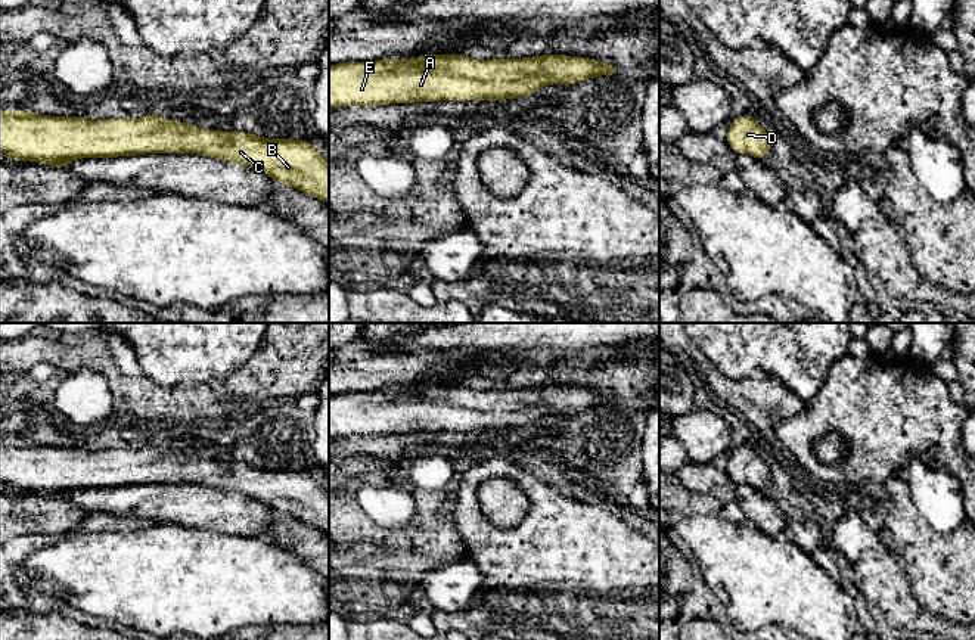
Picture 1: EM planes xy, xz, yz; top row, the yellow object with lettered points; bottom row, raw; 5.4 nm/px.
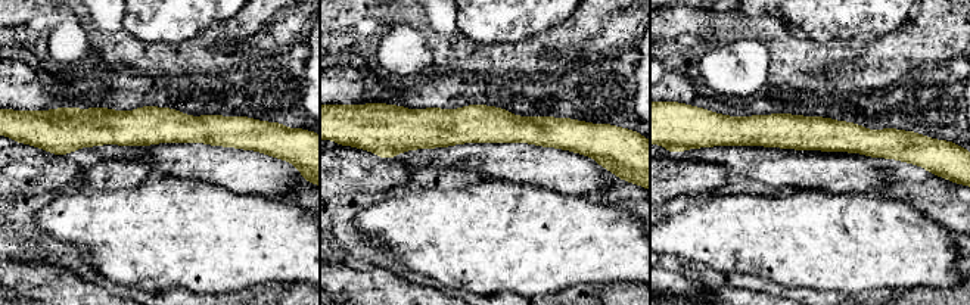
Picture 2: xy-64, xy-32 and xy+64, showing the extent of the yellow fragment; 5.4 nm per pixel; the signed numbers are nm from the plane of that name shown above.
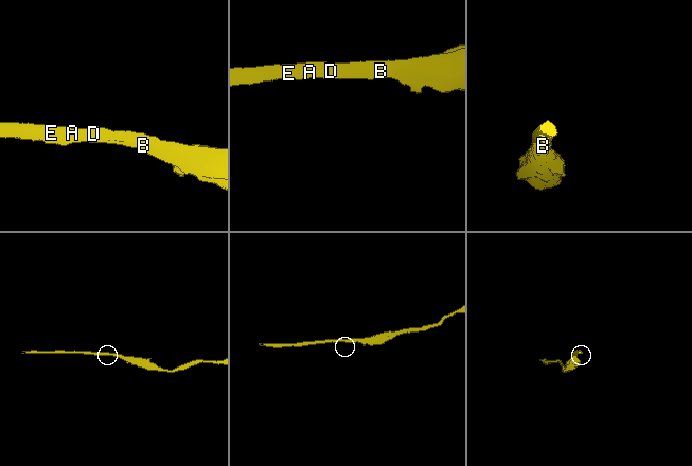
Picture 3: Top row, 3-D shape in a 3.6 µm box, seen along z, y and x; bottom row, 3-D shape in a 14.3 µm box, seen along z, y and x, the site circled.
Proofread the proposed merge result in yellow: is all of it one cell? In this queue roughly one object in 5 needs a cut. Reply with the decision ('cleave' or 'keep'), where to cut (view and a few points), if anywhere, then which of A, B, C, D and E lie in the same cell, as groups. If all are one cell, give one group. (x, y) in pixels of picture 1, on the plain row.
keep | no cut | A B C D E

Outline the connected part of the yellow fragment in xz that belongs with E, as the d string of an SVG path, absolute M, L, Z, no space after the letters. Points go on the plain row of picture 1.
M422 385L404 391L345 392L329 395L329 438L507 431L531 426L544 416L620 404L618 395L565 385L488 391Z

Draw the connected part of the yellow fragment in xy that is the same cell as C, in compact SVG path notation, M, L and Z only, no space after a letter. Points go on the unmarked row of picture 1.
M0 441L0 482L13 491L31 491L68 498L74 490L118 488L146 484L196 484L251 497L329 534L329 491L308 470L264 469L245 462L196 459L181 451L161 448L153 442L142 448L108 448L99 451L77 447L38 445L32 441Z

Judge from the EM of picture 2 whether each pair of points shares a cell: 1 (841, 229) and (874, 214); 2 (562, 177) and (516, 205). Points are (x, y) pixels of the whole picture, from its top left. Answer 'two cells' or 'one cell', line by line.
1: one cell
2: two cells

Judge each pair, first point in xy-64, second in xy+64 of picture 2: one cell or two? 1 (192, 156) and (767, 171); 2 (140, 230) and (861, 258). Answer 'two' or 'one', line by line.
1: one
2: one

